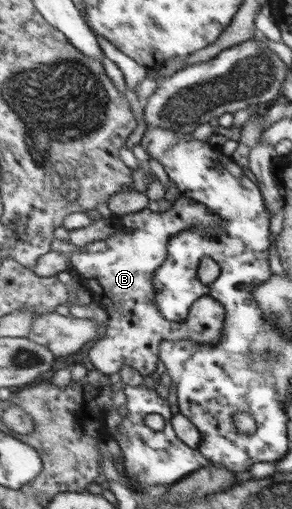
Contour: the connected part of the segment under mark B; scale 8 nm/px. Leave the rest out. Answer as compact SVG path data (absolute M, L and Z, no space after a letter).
M180 196L170 209L162 213L157 212L152 206L146 207L137 213L114 217L110 236L104 240L93 242L88 246L80 246L74 252L75 270L78 272L82 285L86 286L87 282L98 280L98 294L100 294L100 286L102 286L104 288L104 302L108 300L106 302L108 307L104 307L104 303L100 304L109 314L107 335L102 340L98 340L89 353L89 357L98 371L106 374L106 376L111 376L120 374L122 366L126 365L138 371L143 377L151 376L154 368L156 368L156 362L158 362L158 344L162 344L164 341L186 340L203 345L210 343L218 345L220 343L220 335L222 335L222 326L224 325L224 316L226 314L222 304L210 296L201 296L190 307L188 318L183 324L170 323L170 321L162 317L158 307L156 307L156 291L154 291L153 285L154 271L167 257L167 242L169 238L174 237L175 234L182 230L191 228L209 233L212 226L219 224L219 222L221 222L220 216L209 211L204 204L194 202L192 198Z

